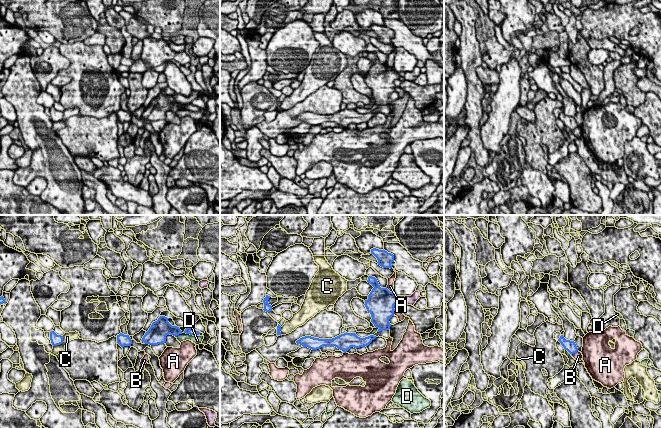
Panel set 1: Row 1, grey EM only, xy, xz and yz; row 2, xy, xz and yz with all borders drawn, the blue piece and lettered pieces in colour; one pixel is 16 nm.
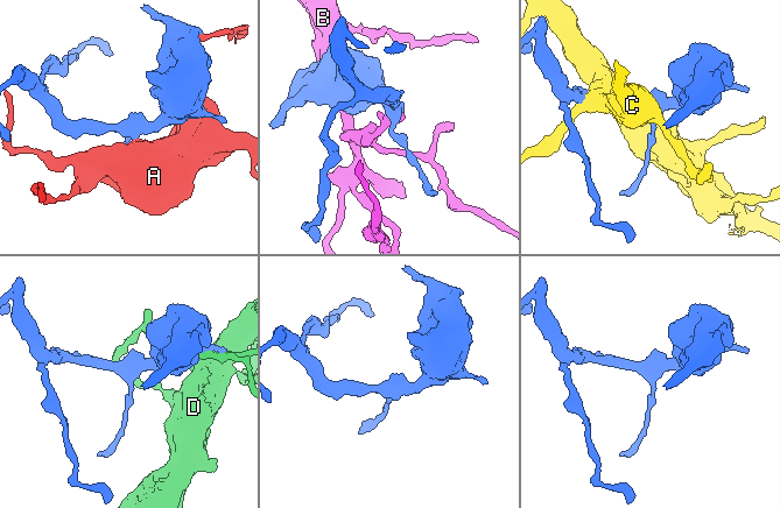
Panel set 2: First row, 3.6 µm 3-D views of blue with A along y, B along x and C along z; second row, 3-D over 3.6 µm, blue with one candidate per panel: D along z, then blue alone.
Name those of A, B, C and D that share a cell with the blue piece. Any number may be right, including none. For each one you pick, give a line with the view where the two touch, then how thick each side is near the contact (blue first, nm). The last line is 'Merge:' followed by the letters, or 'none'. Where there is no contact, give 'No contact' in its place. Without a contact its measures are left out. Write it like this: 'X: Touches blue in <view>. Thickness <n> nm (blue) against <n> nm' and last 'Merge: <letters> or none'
Merge: none

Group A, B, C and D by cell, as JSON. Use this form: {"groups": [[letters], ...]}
{"groups": [["A"], ["B"], ["C"], ["D"]]}

